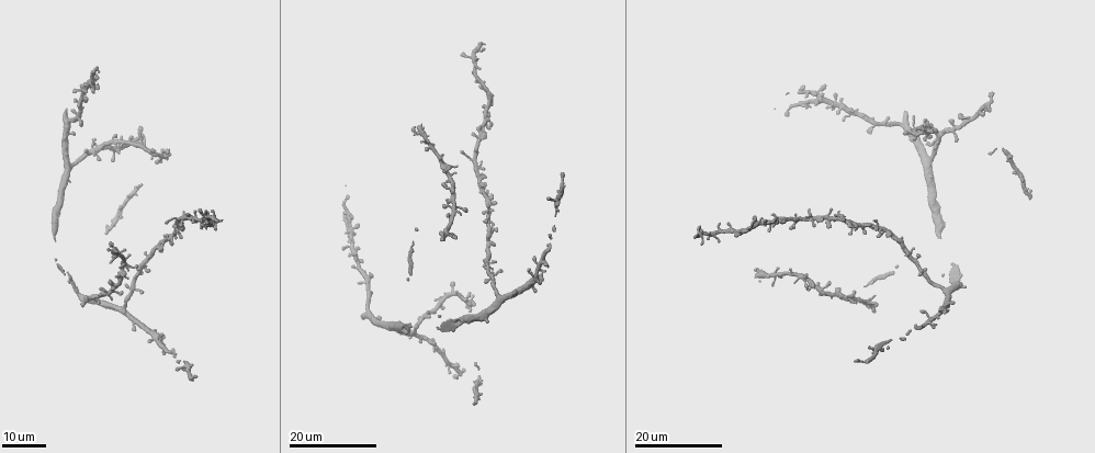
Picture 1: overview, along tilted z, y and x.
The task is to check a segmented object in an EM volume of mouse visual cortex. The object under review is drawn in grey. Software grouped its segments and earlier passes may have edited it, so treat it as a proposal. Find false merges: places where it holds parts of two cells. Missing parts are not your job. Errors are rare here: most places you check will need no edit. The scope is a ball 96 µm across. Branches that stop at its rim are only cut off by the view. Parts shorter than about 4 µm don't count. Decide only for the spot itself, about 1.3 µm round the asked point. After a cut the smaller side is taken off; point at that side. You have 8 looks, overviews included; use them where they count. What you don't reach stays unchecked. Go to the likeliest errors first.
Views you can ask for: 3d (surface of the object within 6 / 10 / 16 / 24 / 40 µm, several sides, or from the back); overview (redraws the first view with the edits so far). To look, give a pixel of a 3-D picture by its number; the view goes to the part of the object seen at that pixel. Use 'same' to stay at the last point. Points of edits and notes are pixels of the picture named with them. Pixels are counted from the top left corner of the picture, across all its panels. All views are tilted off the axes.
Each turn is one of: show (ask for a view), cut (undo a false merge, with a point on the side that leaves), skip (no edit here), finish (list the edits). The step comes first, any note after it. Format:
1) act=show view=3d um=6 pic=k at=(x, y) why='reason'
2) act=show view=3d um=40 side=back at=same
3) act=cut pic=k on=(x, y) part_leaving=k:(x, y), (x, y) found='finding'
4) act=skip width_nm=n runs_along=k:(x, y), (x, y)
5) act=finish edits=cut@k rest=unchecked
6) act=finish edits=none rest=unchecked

act=show view=3d um=24 pic=1 at=(452, 366) why='four arms meet'

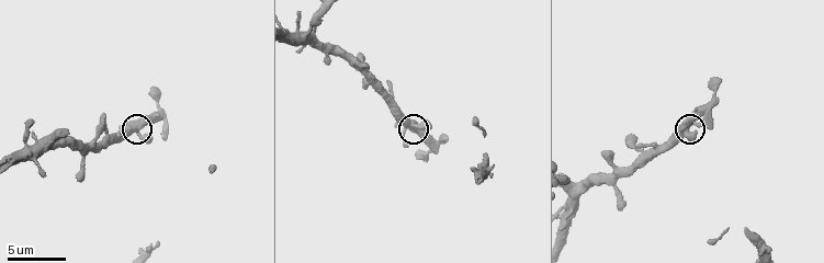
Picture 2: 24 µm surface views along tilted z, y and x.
act=show view=3d um=6 pic=2 at=(414, 126) why='zoom in'

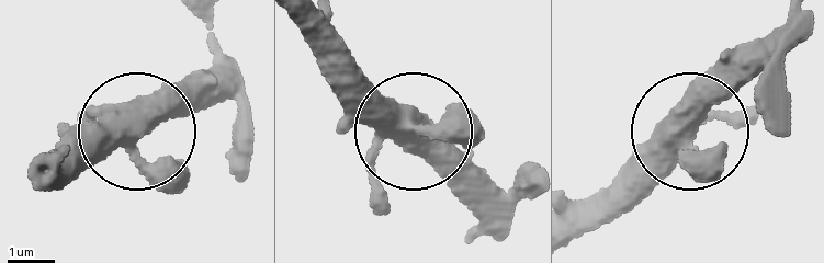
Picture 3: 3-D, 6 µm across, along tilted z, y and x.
act=skip width_nm=440 runs_along=3:(61, 178), (127, 141), (195, 70) found='continuous, no second cell'

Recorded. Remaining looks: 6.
act=show view=3d um=6 pic=2 at=(573, 183) why='a fork'

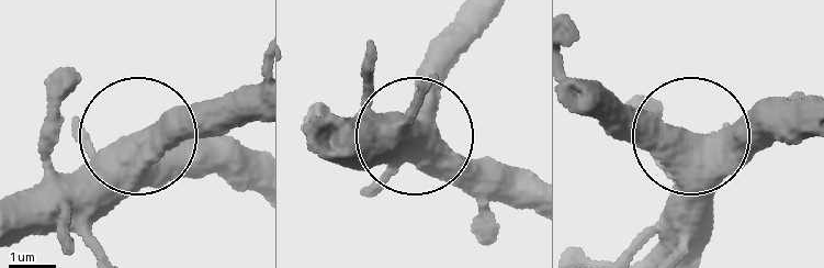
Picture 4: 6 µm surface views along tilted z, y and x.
act=skip side_arm_um=20 arms=3 found='continuous, no second cell'

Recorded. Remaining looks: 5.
act=show view=3d um=16 pic=1 at=(135, 321) why='calibre changes'

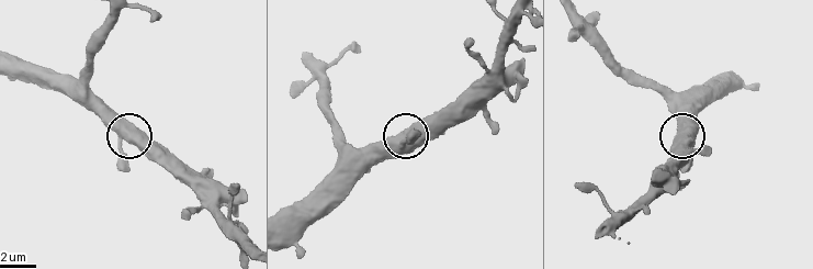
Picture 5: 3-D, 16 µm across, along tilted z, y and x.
act=show view=3d um=6 pic=5 at=(402, 134)

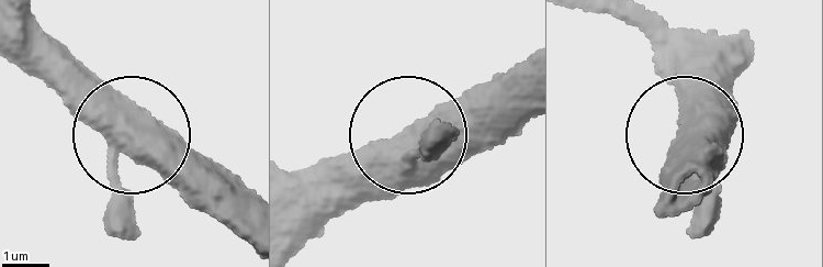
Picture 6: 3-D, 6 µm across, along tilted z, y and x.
act=skip found='one cell here'

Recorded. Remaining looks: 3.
act=show view=3d um=16 pic=1 at=(928, 160)

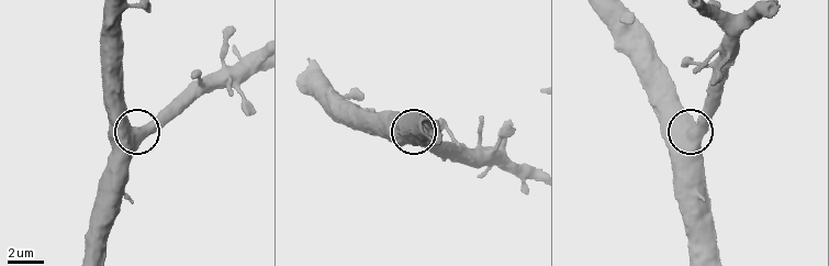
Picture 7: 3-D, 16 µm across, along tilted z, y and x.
act=show view=3d um=10 pic=7 at=(133, 128)

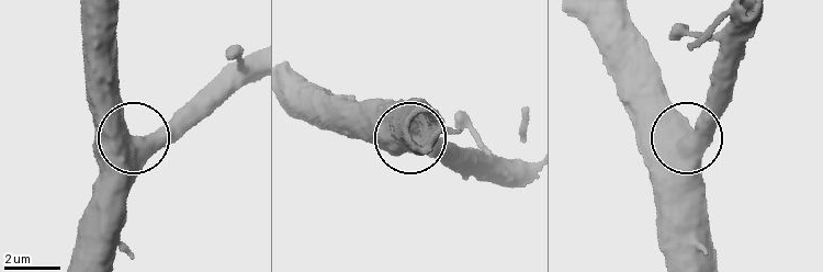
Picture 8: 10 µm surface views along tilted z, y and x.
act=skip found='continuous, no second cell'

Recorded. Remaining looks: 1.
act=finish edits=none rest=unchecked

